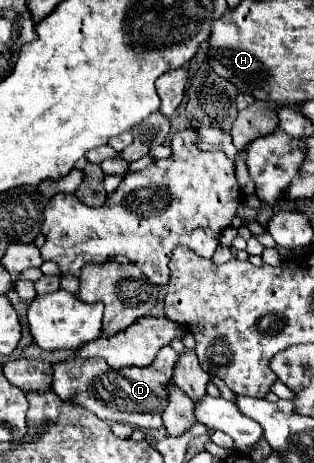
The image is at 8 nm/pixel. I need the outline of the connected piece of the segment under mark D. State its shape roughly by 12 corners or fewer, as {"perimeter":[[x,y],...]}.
{"perimeter":[[177,352],[145,368],[105,360],[53,364],[61,400],[101,420],[163,426]]}

